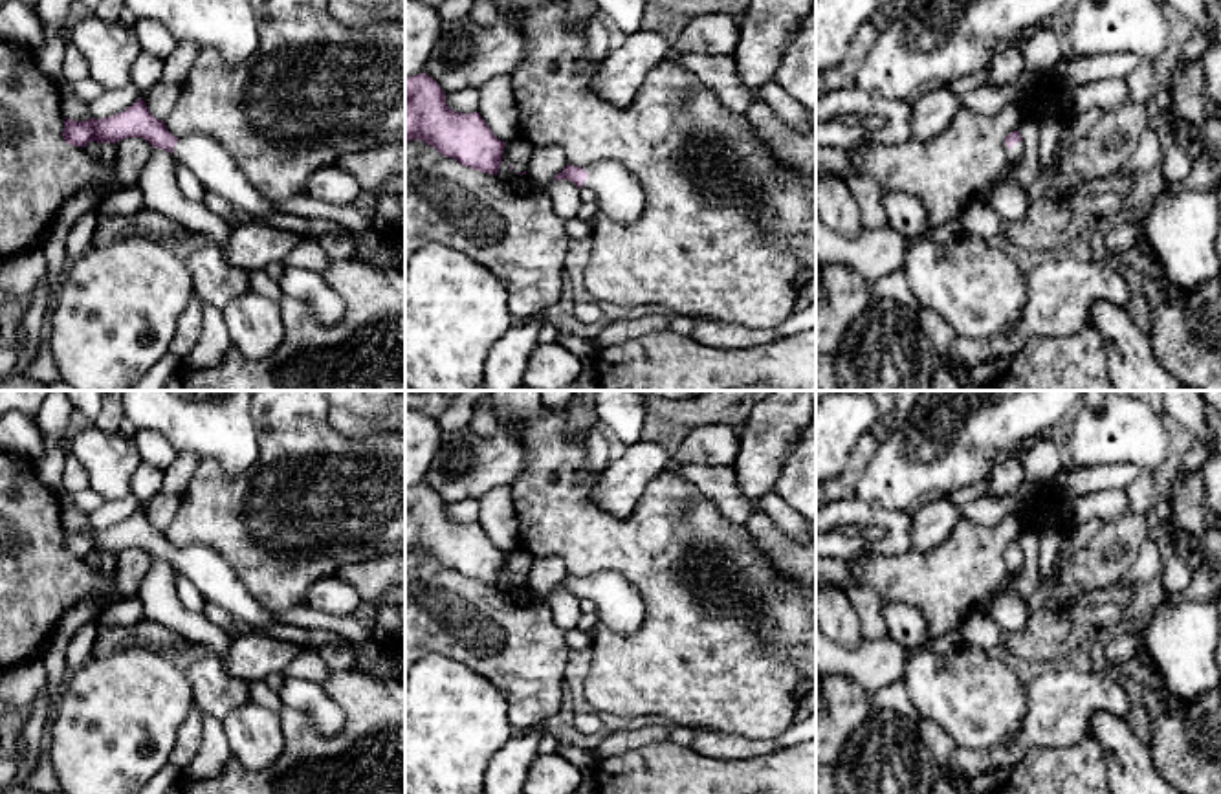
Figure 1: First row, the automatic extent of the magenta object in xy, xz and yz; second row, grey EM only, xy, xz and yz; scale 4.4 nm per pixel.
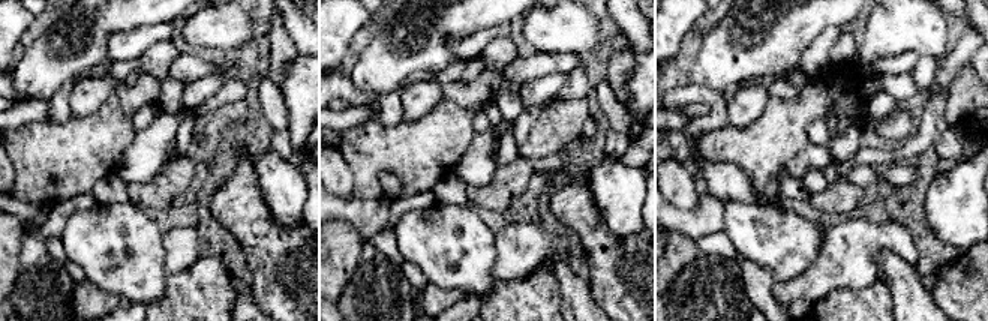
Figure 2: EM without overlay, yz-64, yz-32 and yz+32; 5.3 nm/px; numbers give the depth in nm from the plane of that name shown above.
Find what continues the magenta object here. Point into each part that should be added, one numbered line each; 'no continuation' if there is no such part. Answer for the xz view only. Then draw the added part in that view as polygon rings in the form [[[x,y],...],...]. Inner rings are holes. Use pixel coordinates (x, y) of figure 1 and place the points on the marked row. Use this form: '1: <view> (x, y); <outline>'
1: xz (618, 195); [[[601,161],[585,167],[588,178],[587,189],[596,193],[598,215],[588,222],[592,227],[600,216],[607,216],[618,224],[632,224],[645,207],[644,189],[632,172],[616,161]]]

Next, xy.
1: xy (208, 160); [[[189,134],[178,139],[172,158],[187,167],[205,187],[227,198],[236,209],[257,218],[275,215],[271,200],[251,187],[235,158],[213,138]]]

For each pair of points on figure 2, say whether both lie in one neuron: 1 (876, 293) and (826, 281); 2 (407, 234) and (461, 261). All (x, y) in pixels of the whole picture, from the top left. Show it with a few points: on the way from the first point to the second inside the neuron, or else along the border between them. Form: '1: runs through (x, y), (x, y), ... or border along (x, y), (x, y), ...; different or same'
1: border along (877, 278), (862, 287), (834, 287), (816, 302); different
2: runs through (420, 234), (438, 239), (447, 248); same

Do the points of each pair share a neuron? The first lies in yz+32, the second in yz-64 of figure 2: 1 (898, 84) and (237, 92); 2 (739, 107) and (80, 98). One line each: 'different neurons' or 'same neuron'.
1: different neurons
2: same neuron

